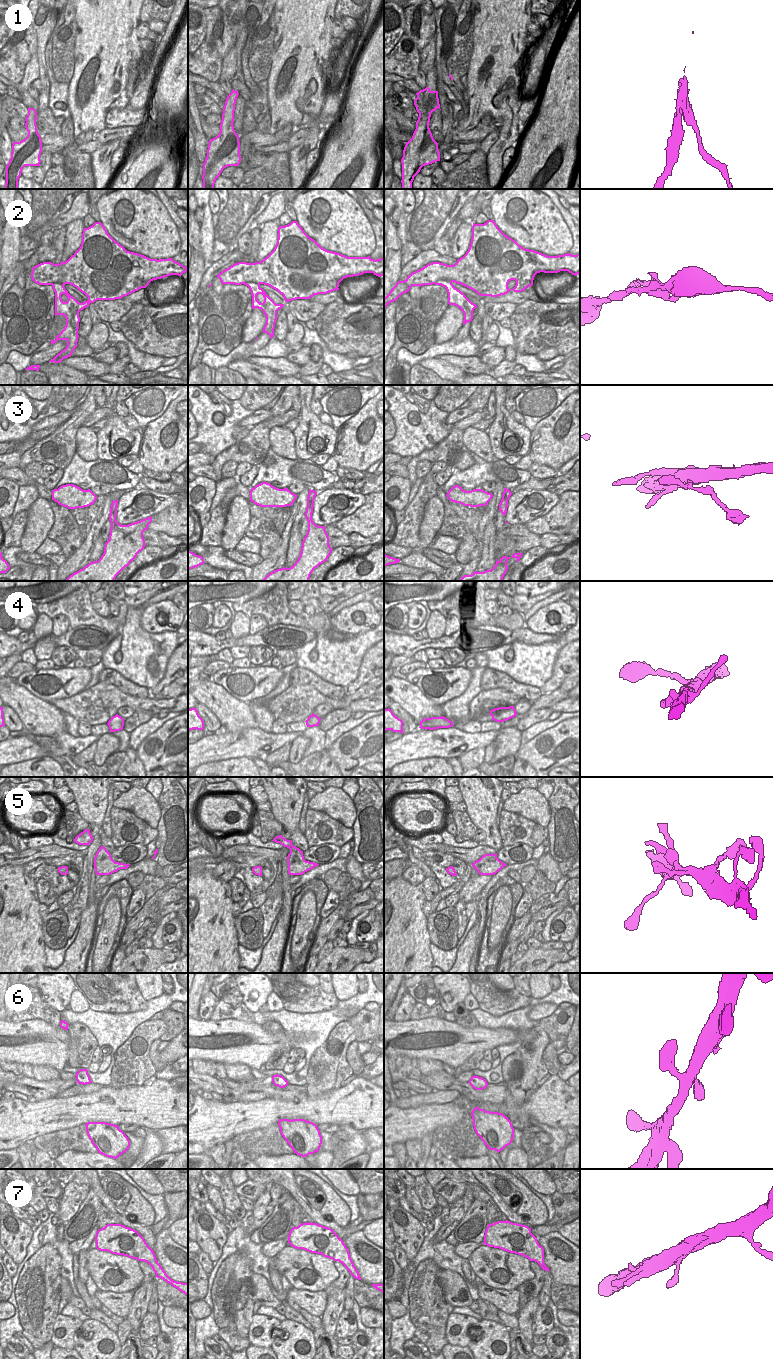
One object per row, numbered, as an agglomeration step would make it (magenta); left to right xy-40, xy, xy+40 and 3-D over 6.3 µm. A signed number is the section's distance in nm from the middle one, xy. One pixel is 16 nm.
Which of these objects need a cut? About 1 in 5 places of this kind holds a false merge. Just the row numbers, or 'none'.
1

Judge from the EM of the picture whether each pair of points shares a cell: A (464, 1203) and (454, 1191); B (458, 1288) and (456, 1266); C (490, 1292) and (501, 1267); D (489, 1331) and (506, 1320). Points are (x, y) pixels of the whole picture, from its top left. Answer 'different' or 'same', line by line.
A: different
B: different
C: different
D: different

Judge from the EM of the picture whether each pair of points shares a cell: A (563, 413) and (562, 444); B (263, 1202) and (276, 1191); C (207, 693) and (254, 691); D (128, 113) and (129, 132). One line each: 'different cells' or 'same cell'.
A: same cell
B: same cell
C: different cells
D: different cells

